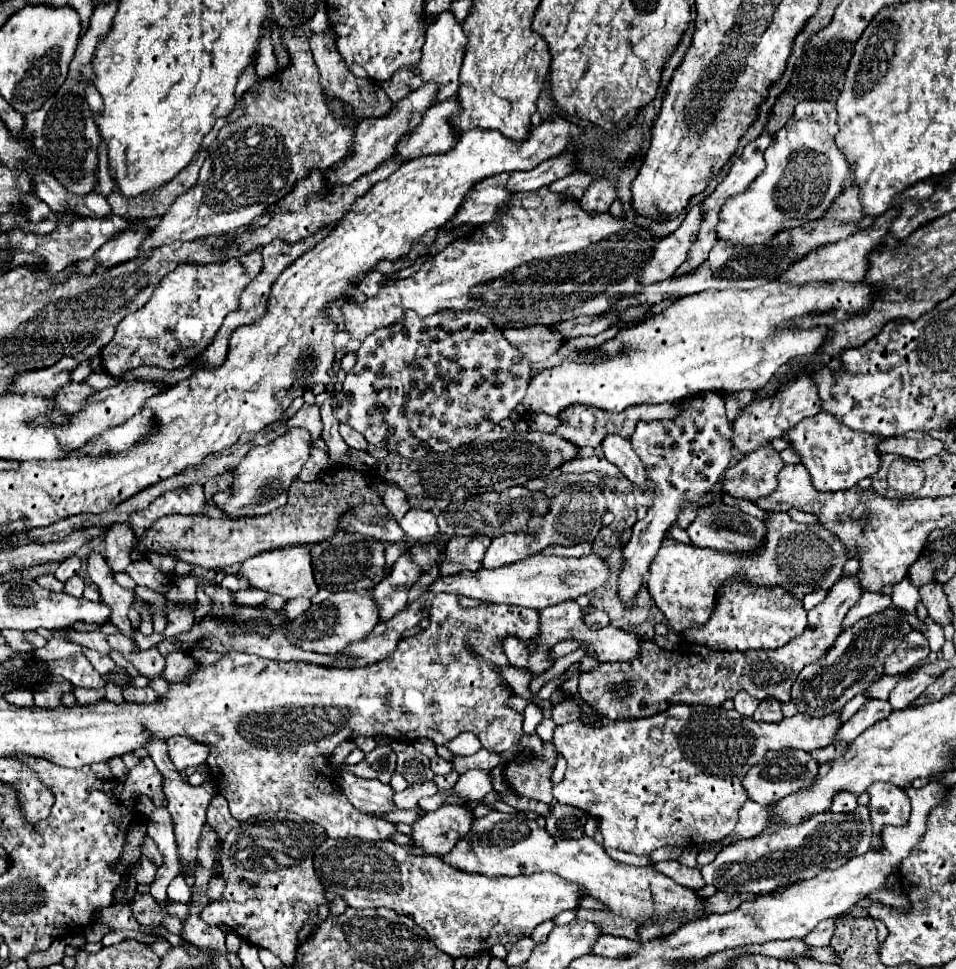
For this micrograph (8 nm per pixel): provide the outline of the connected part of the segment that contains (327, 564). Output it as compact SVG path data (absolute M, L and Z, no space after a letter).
M340 530L334 538L312 546L312 566L314 566L316 584L328 592L336 592L336 590L370 592L384 578L384 570L386 570L384 550L386 544L376 538L368 538L360 532Z

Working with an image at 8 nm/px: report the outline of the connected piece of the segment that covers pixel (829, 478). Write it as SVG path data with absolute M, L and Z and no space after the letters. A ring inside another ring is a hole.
M820 412L812 418L804 418L792 430L786 430L784 440L800 456L800 462L806 466L810 474L812 486L820 492L836 492L852 488L862 478L874 476L878 472L882 458L878 446L880 442L884 442L884 436L854 432L842 422L838 422L832 414Z

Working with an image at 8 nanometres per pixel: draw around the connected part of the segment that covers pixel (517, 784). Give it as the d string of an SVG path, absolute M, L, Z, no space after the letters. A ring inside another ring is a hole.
M544 744L544 758L538 758L534 754L530 756L520 754L512 762L508 762L506 782L520 796L550 804L554 800L550 782L554 764L556 764L556 748L552 744Z

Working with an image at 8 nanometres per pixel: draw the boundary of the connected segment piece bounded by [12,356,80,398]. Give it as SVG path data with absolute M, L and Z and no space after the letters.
M64 356L54 366L48 366L44 370L32 370L28 374L20 374L20 378L16 378L16 382L12 384L12 392L14 394L34 392L34 394L44 394L46 398L54 398L58 388L70 382L70 374L74 372L78 364L80 362L76 362L76 358Z

